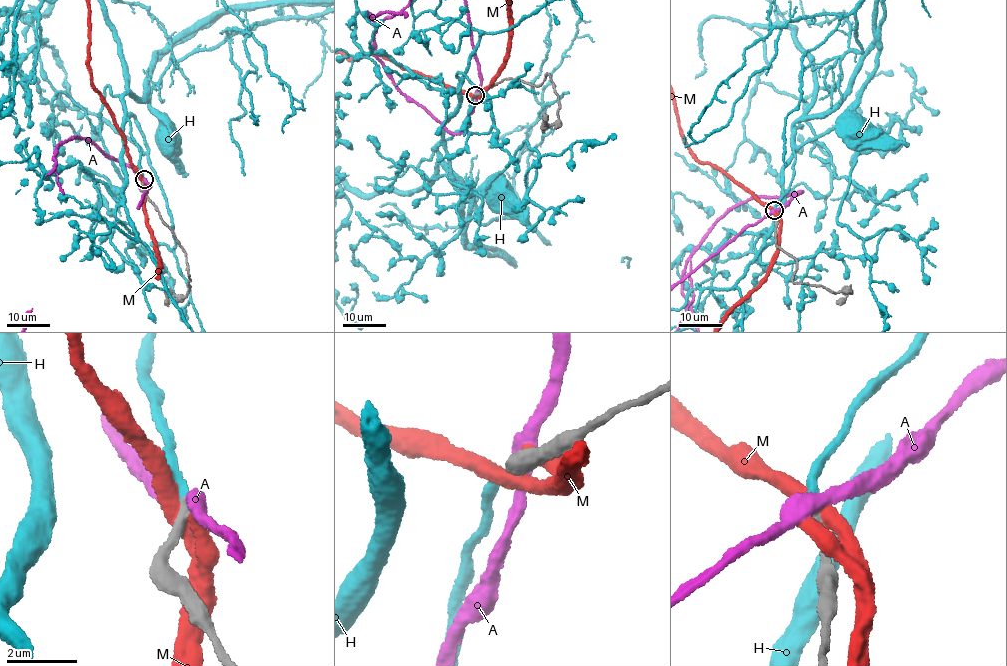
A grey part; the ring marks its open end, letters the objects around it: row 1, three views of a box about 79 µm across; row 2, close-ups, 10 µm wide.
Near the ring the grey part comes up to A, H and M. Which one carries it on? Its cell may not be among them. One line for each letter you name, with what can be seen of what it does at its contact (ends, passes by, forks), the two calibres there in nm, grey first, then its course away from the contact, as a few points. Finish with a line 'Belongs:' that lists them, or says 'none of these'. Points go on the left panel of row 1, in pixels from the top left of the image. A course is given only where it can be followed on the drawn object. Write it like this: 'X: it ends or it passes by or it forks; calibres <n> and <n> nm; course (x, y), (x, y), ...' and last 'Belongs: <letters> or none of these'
H: it ends; calibres 240 and 280 nm; course (144, 179), (123, 107), (127, 93), (138, 100), (145, 96), (157, 54), (148, 80), (149, 101), (167, 138)
Belongs: H

